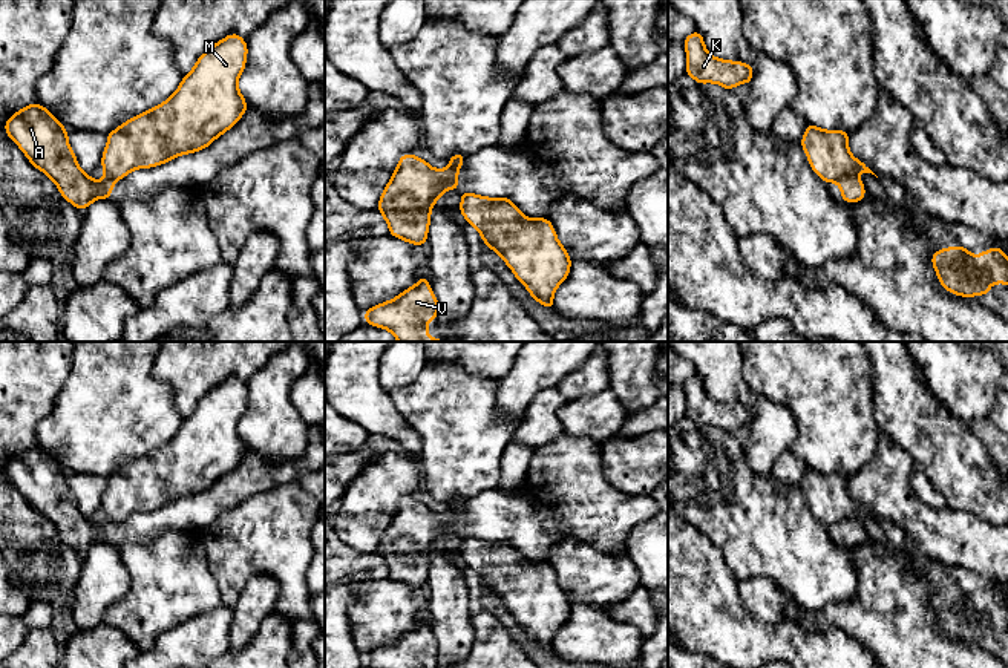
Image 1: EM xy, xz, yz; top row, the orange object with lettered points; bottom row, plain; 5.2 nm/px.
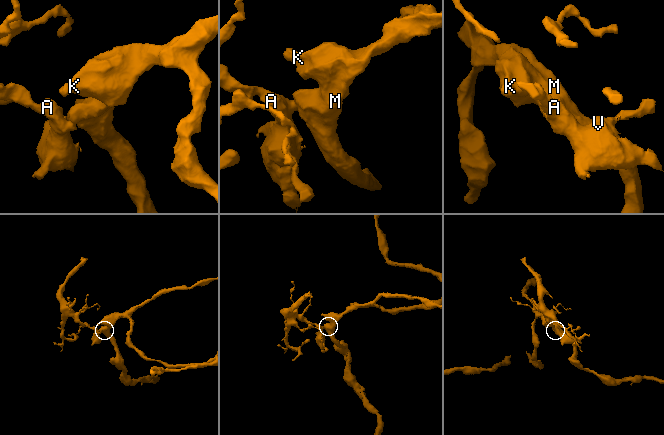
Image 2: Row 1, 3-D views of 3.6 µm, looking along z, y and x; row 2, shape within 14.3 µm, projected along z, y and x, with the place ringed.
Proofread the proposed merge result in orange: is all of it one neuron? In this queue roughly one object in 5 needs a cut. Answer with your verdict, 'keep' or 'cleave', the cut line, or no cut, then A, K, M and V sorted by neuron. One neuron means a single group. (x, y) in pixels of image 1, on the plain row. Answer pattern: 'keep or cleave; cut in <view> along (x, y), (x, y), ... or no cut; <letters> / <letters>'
cleave; cut in yz along (852, 517), (843, 518), (835, 524); A V / K M

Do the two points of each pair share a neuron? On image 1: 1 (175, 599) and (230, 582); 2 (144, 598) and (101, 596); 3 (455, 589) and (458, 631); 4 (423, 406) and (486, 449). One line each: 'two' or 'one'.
1: two
2: two
3: one
4: one

